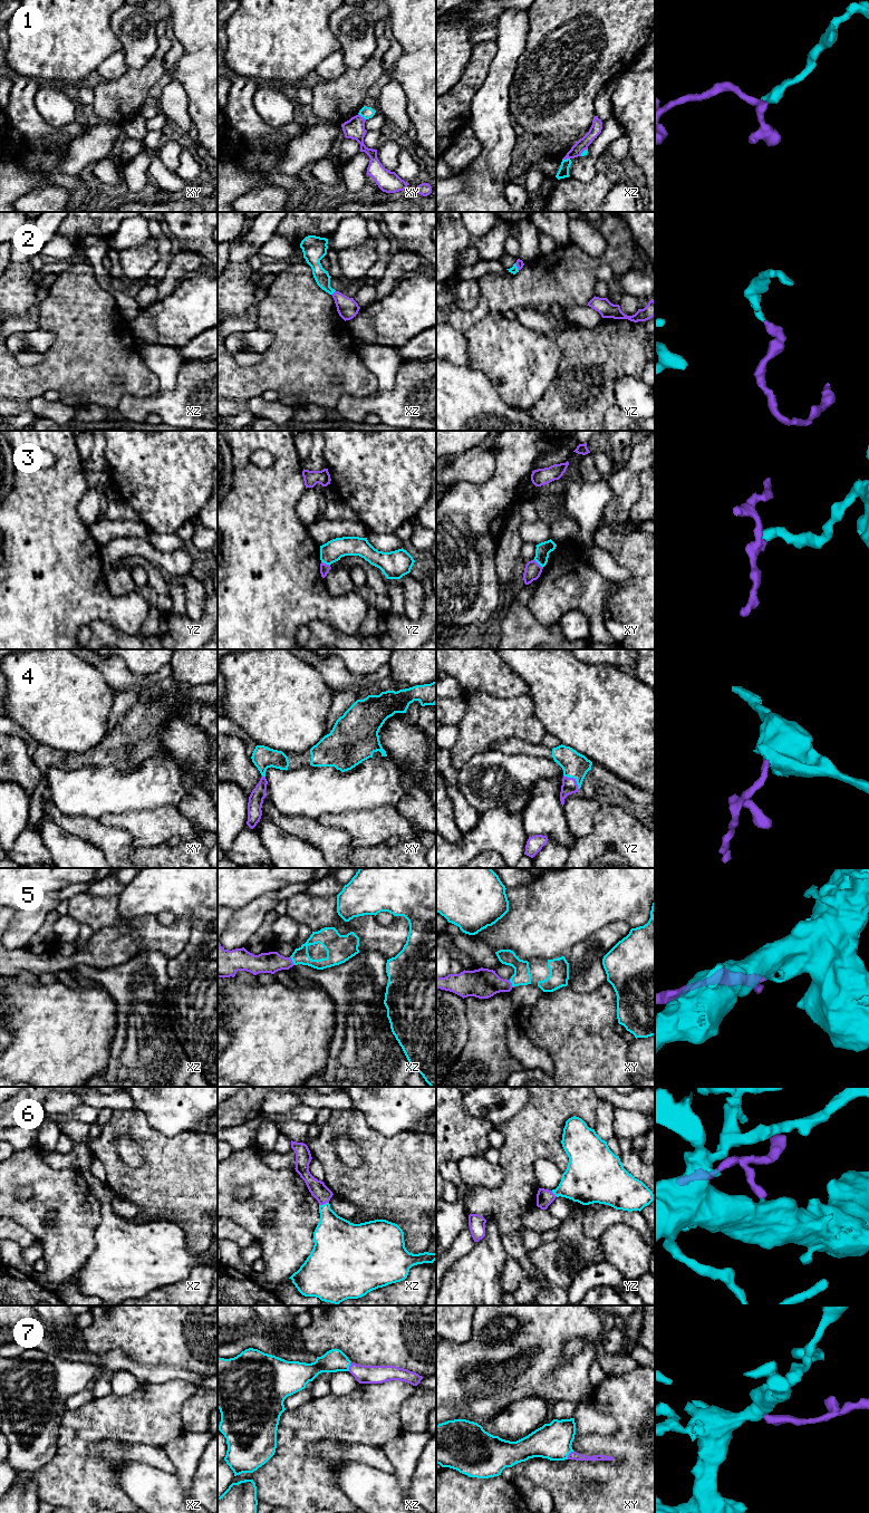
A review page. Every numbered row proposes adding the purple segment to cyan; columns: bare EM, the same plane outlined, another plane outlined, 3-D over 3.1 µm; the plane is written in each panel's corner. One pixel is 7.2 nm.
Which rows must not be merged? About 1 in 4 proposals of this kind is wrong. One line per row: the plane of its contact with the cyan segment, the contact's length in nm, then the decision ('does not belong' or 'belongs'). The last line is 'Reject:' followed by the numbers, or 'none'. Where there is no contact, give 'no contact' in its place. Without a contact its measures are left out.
1: xy | 80 nm | does not belong
2: xz | 50 nm | belongs
3: xy | 90 nm | does not belong
4: yz | 160 nm | belongs
5: xz | 70 nm | belongs
6: xz | 80 nm | belongs
7: xy | 80 nm | belongs
Reject: 1, 3

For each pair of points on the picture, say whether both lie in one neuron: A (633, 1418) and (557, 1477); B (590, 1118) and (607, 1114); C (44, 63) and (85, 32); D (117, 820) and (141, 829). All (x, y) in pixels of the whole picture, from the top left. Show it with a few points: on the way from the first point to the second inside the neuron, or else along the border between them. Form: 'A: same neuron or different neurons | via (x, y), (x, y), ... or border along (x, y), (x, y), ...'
A: same neuron | via (634, 1446), (634, 1454), (612, 1475), (585, 1475)
B: different neurons | border along (599, 1099), (596, 1106), (596, 1126), (594, 1128)
C: same neuron | via (54, 52), (75, 32)
D: same neuron | via (123, 820), (135, 824)

